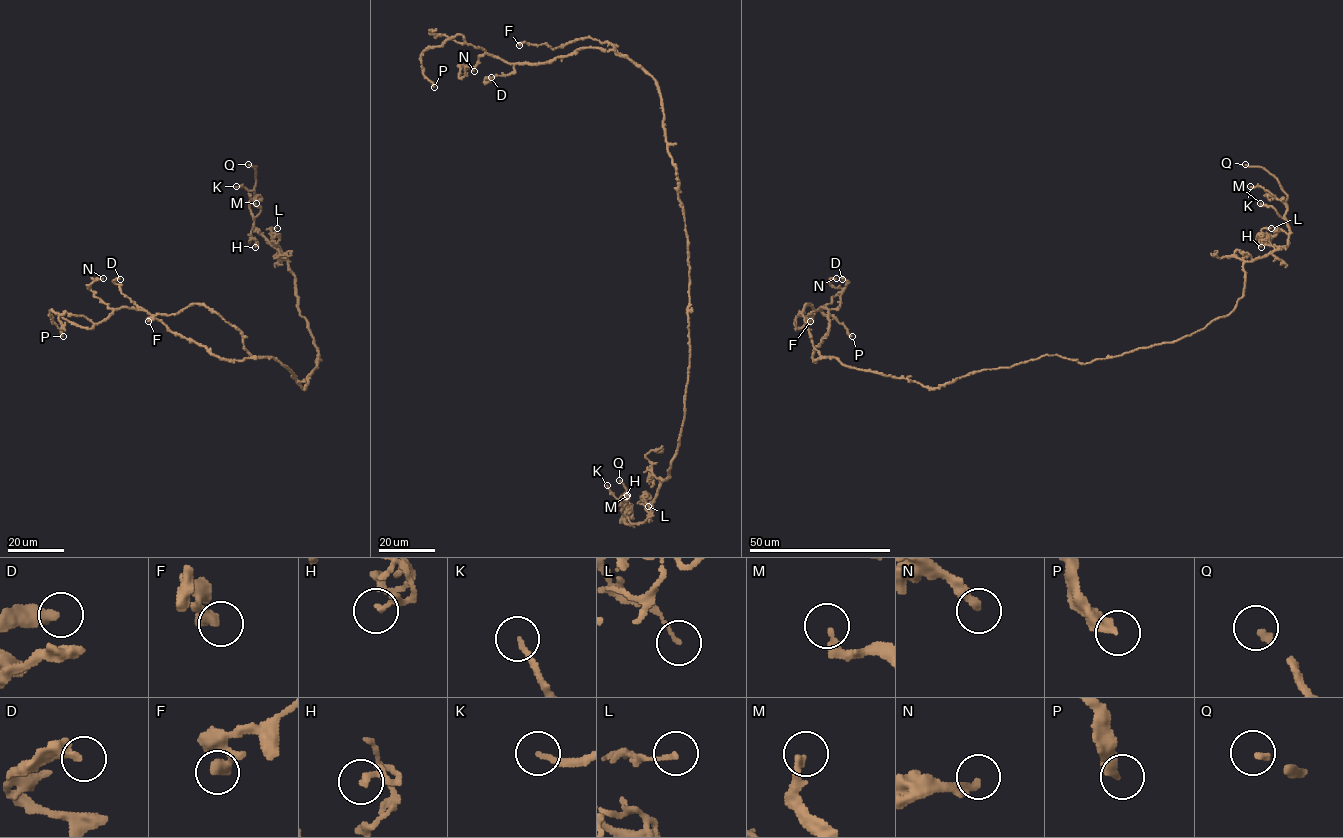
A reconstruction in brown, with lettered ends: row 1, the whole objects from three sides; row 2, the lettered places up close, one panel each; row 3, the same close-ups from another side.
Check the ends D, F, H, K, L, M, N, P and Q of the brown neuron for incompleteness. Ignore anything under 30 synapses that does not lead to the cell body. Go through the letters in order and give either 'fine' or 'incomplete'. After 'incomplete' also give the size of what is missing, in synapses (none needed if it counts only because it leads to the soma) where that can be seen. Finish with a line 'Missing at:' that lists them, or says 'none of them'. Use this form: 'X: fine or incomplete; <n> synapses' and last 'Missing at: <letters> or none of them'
D: fine
F: fine
H: fine
K: fine
L: fine
M: fine
N: fine
P: fine
Q: incomplete
Missing at: Q

